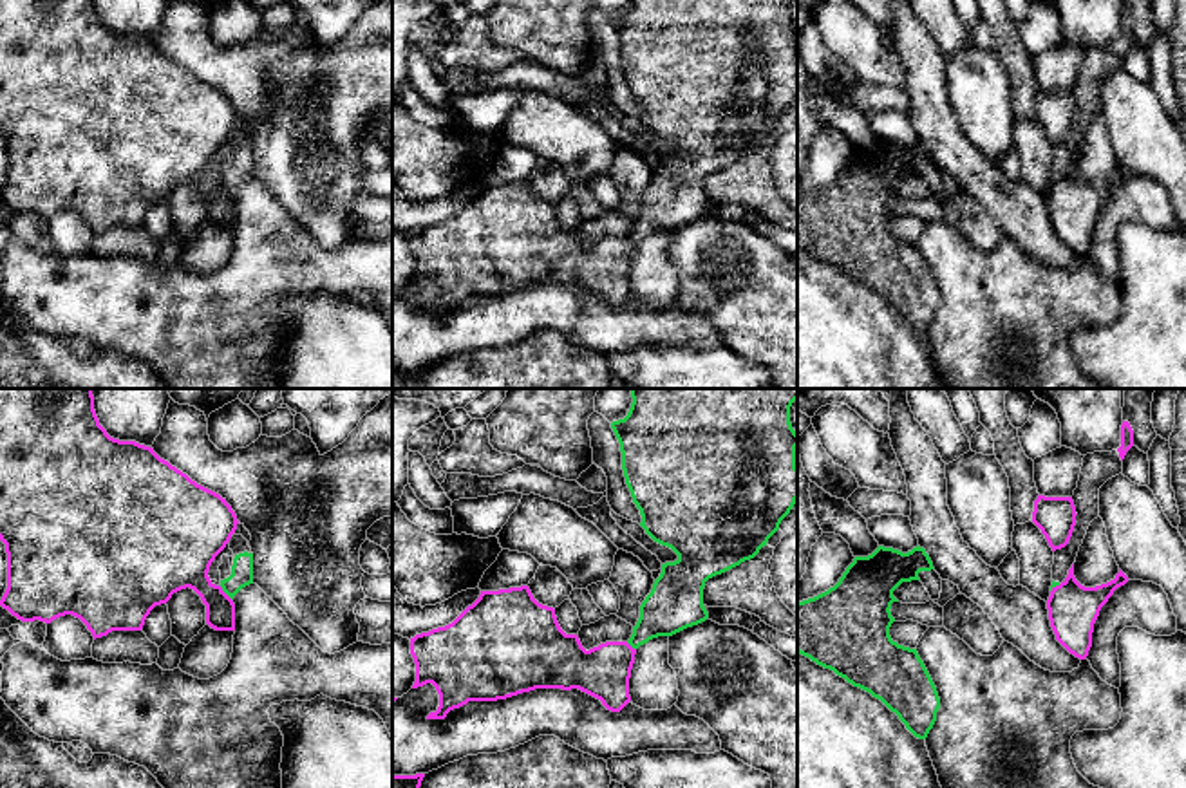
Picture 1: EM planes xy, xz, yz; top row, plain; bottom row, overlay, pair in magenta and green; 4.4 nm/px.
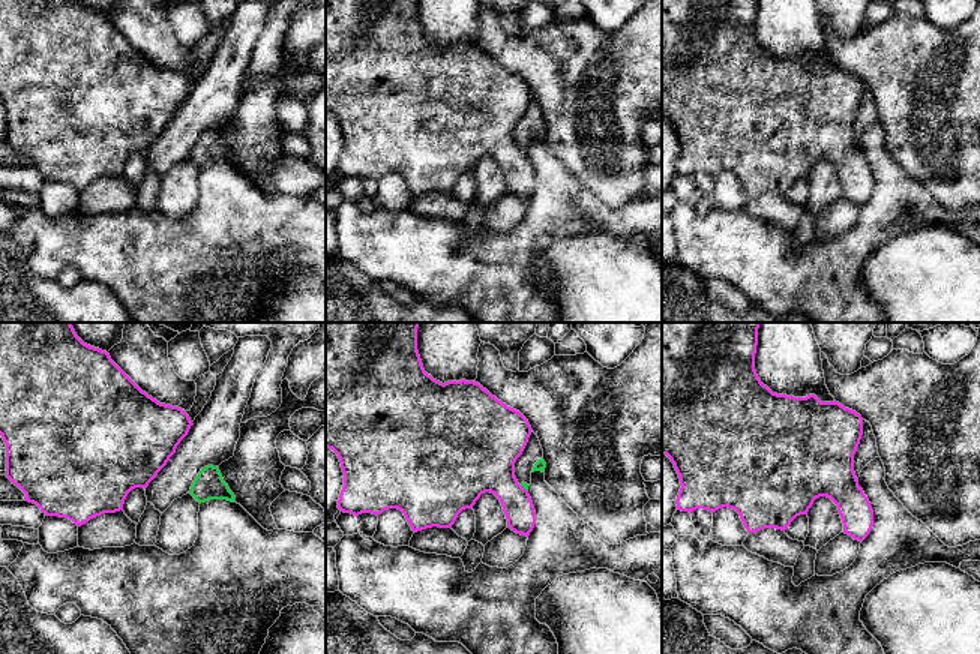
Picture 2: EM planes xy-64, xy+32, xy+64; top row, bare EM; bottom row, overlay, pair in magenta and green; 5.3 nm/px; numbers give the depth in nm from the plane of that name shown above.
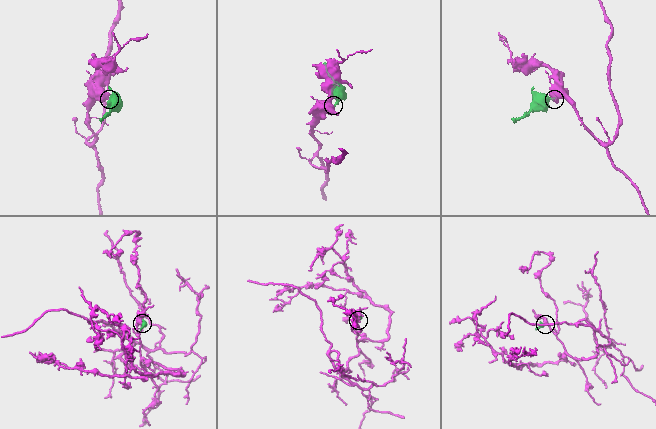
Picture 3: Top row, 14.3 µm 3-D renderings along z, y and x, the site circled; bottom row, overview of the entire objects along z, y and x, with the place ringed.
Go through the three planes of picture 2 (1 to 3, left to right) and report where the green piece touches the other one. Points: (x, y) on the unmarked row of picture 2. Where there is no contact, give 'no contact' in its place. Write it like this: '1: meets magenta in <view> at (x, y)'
1: no contact
2: meets magenta in xy+32 at (523, 152)
3: no contact

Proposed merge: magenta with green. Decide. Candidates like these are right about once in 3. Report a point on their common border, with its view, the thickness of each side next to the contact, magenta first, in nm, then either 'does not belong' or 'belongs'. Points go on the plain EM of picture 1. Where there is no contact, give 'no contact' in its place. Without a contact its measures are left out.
xy (225, 188) | 260/100 nm | does not belong

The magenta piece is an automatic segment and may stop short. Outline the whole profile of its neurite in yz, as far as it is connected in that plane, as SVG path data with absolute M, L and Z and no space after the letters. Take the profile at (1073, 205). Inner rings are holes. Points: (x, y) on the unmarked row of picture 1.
M1074 159L1067 174L1052 183L1047 195L1050 222L1056 235L1076 253L1085 255L1092 242L1094 219L1101 202L1108 197L1114 186L1128 177L1128 172L1119 164L1114 175L1085 183L1074 172Z

